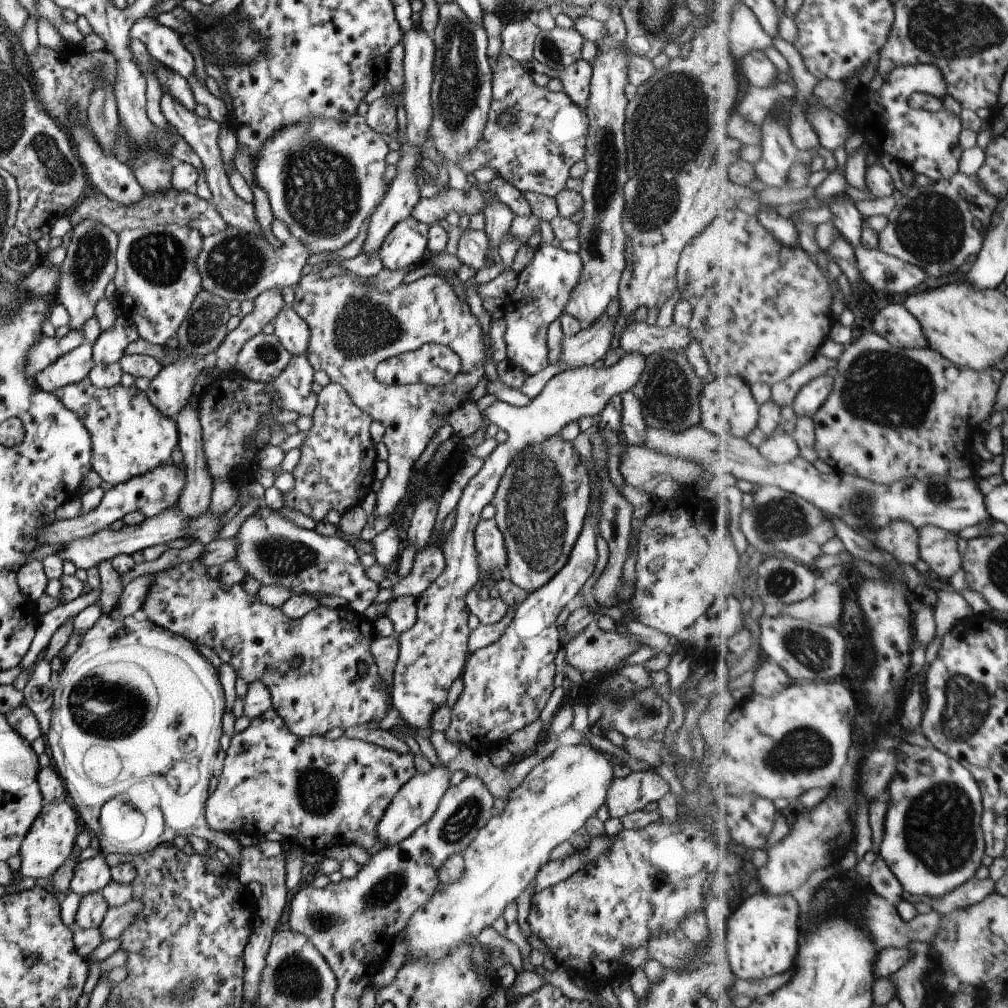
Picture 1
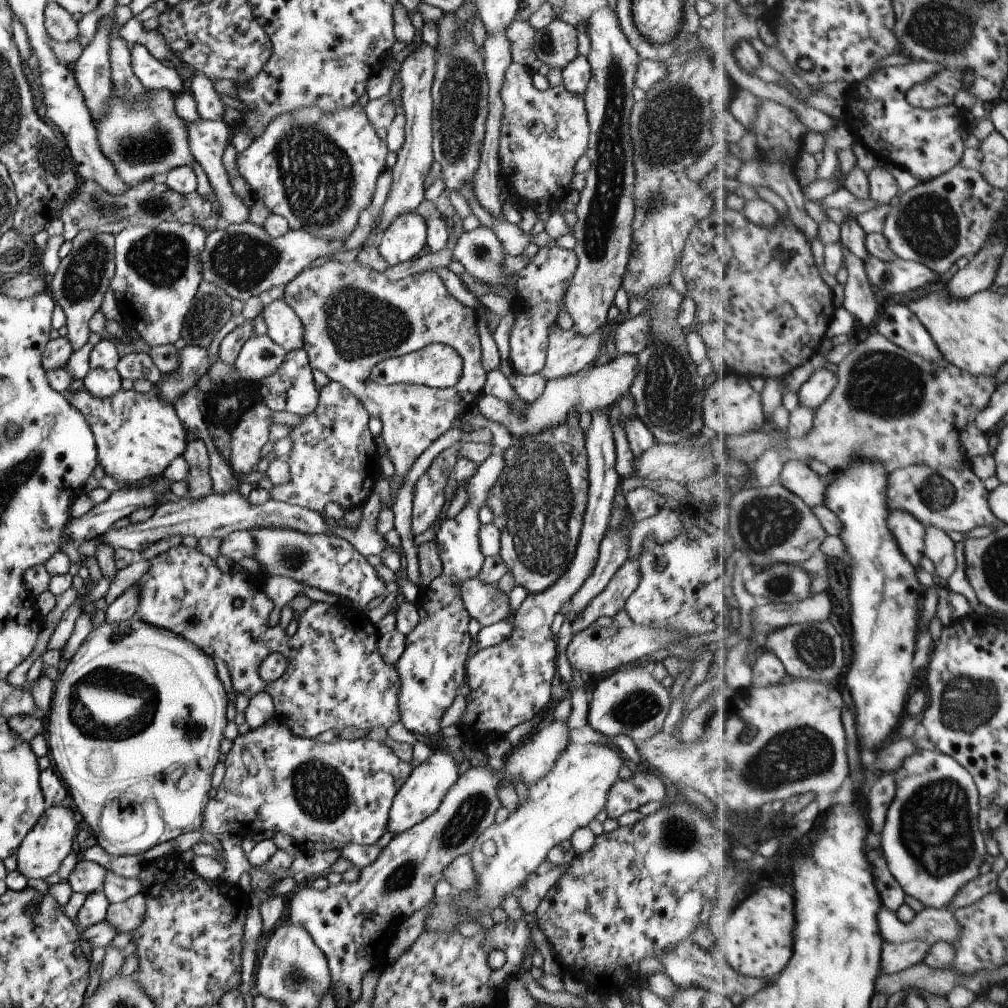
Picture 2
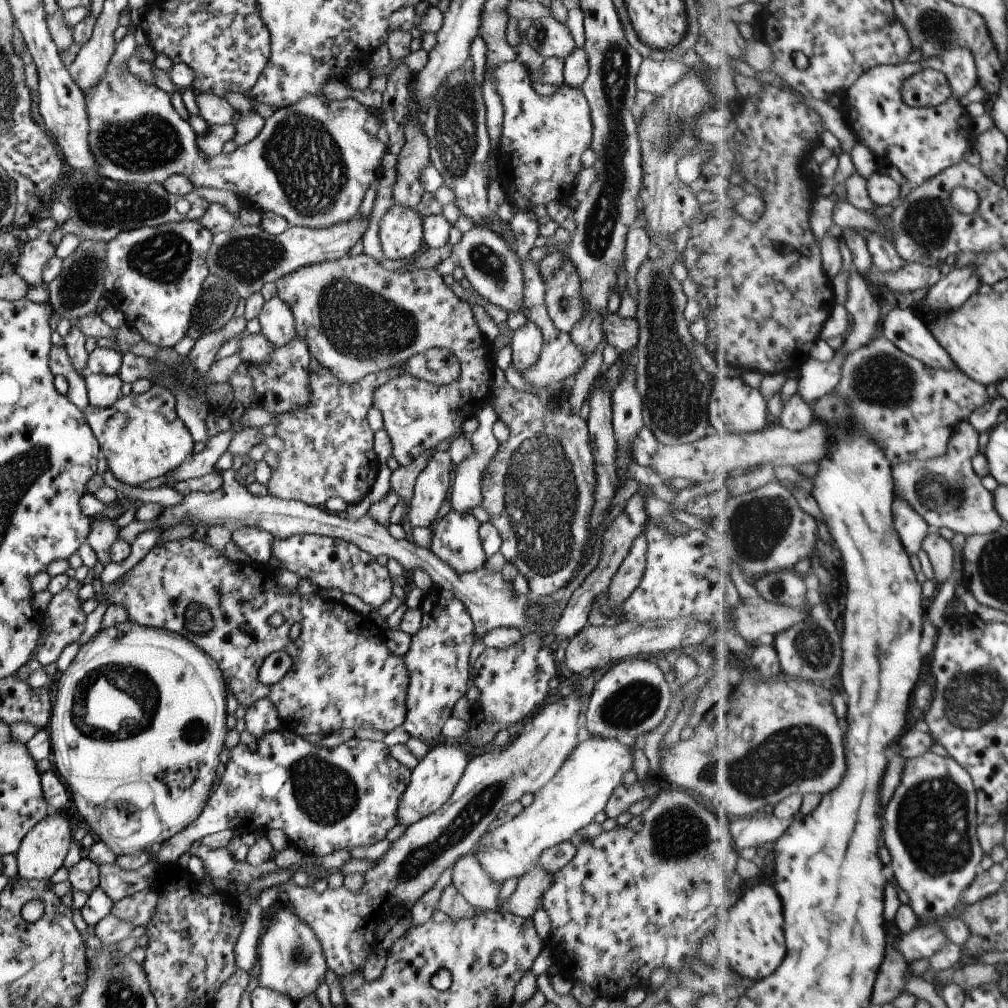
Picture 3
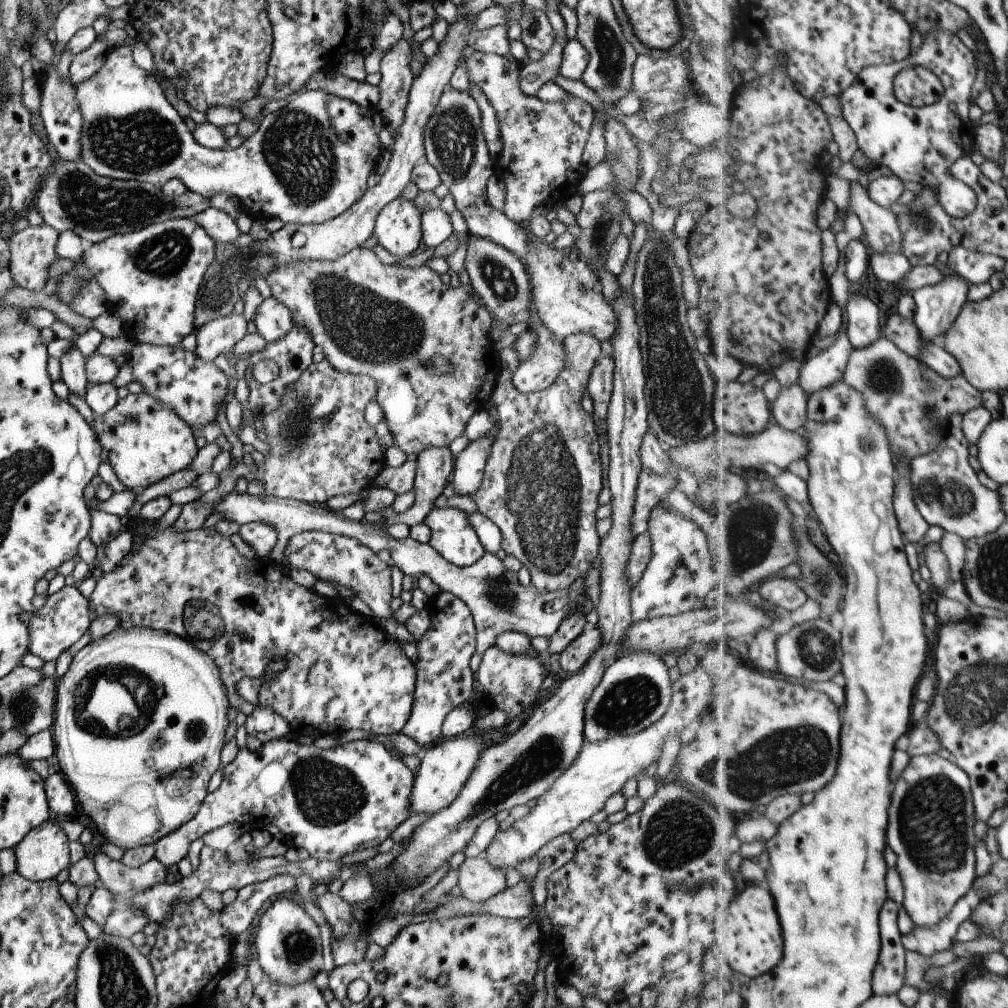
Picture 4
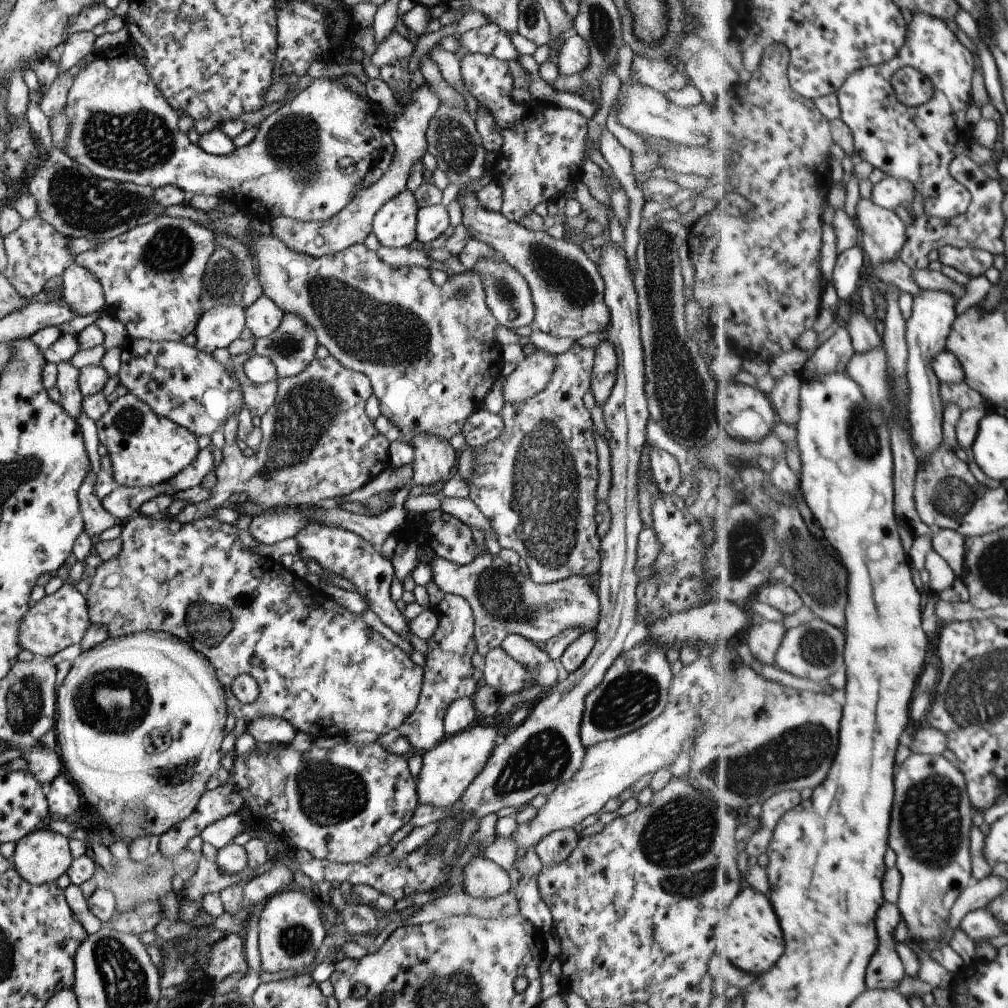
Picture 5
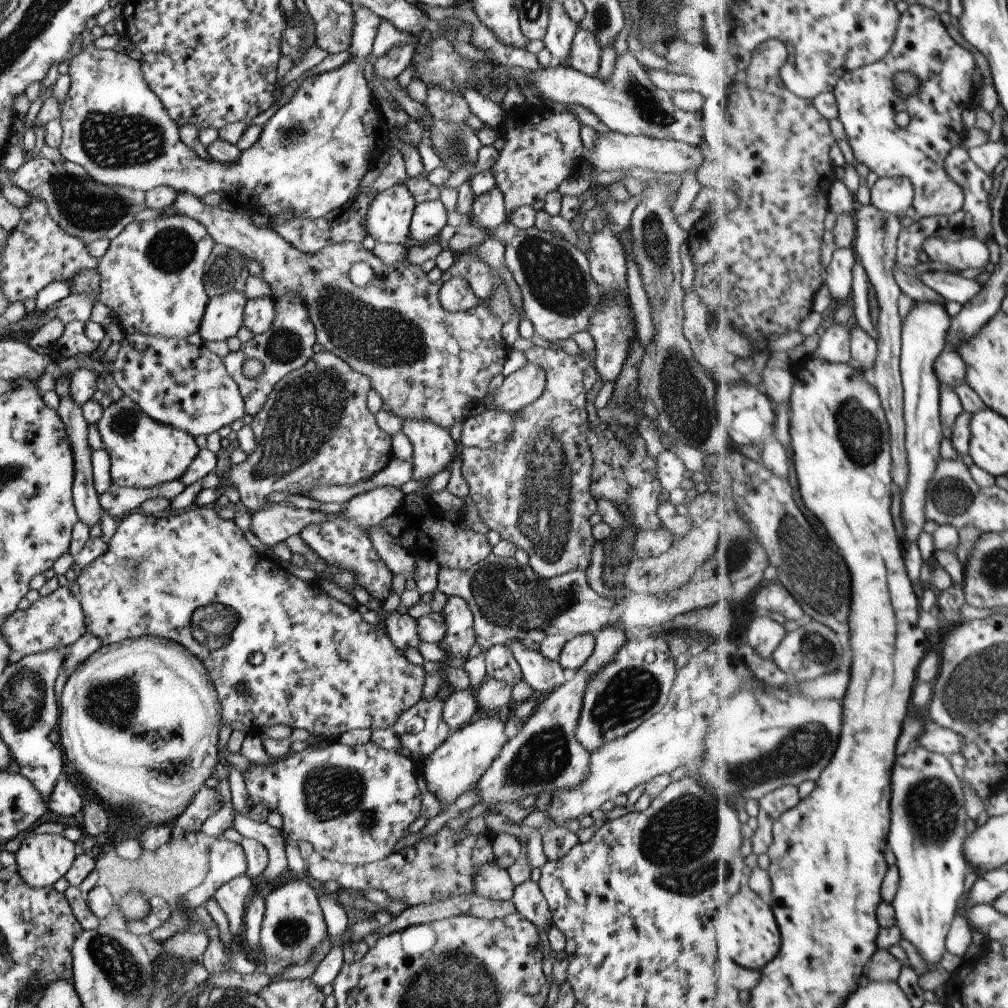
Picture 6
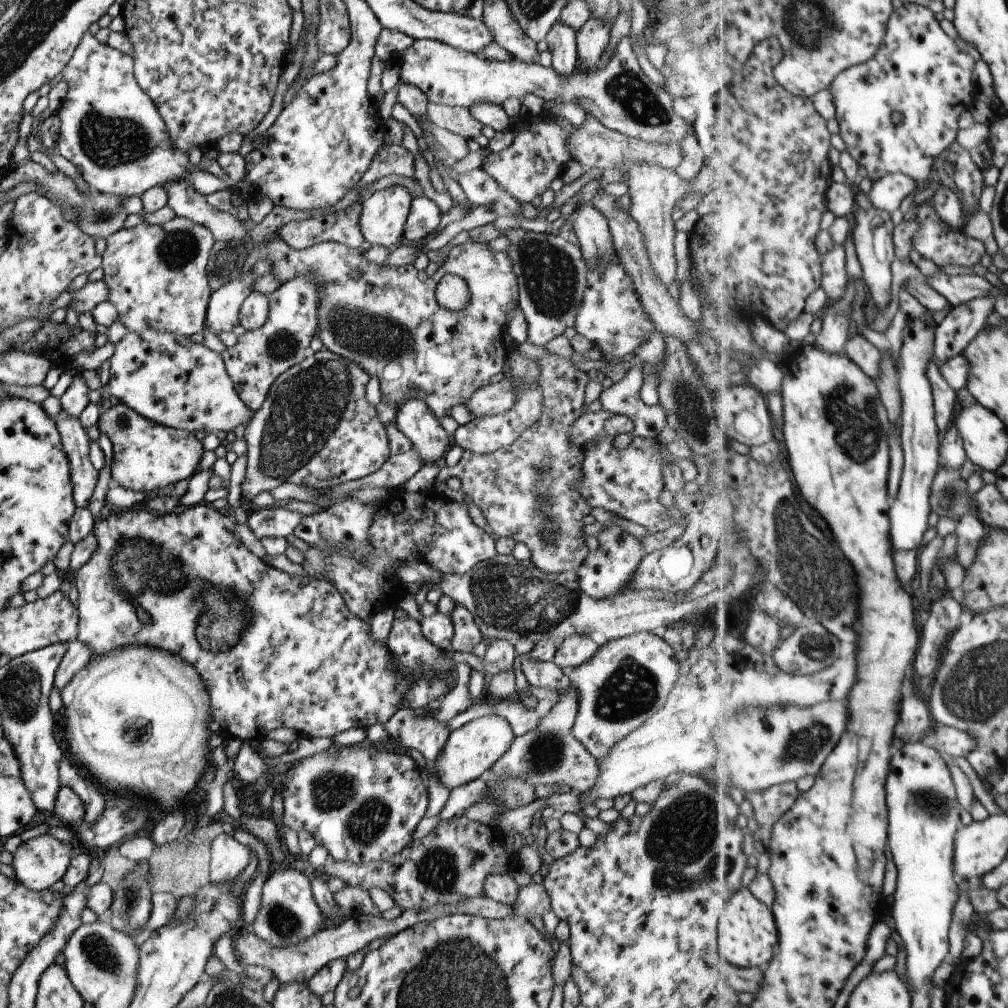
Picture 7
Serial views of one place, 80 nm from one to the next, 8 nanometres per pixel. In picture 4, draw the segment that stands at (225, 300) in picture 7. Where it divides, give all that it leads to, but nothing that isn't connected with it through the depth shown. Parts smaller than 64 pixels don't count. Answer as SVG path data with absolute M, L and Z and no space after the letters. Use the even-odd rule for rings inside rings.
M231 312L223 318L215 318L194 330L195 356L213 363L218 354L227 353L246 334L247 324L242 314Z

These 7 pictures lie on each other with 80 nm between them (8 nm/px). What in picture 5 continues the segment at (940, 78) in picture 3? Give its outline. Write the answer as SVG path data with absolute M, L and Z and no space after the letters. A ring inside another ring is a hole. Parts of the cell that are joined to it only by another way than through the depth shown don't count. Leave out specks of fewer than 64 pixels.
M911 67L898 71L893 76L892 84L899 101L909 107L922 106L935 96L931 78Z

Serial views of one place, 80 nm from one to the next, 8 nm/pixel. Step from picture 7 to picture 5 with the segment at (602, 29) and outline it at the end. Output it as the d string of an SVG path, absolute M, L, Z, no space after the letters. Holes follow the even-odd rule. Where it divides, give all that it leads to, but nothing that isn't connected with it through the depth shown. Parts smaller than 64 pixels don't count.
M572 32L566 37L558 51L557 70L561 76L580 74L589 64L589 46L587 42Z

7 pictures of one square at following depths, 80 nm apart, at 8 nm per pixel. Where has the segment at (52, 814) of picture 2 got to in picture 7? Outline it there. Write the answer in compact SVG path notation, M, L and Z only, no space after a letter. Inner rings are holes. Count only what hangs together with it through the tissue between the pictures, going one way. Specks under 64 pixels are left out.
M46 833L19 844L12 854L11 867L15 878L30 891L44 891L61 880L76 844L53 838Z

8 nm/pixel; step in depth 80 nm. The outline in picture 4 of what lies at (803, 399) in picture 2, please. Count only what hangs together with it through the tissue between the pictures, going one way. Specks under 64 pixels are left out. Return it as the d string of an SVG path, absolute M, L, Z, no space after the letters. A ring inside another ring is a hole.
M837 332L836 336L833 346L803 362L797 383L806 394L815 394L844 379L855 349L846 332Z

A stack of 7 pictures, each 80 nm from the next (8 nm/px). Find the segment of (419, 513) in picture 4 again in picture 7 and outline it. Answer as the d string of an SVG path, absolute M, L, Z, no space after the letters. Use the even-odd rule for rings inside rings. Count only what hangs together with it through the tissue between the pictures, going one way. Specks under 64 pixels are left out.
M408 399L397 405L394 425L409 439L422 463L441 464L452 446L451 437L419 399Z

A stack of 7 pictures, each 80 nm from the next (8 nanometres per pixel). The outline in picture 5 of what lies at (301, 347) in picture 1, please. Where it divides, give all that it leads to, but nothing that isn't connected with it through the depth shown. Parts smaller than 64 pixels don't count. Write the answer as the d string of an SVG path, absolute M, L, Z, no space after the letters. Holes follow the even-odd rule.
M264 295L244 309L245 328L251 331L254 339L273 334L281 318L283 318L283 312Z

